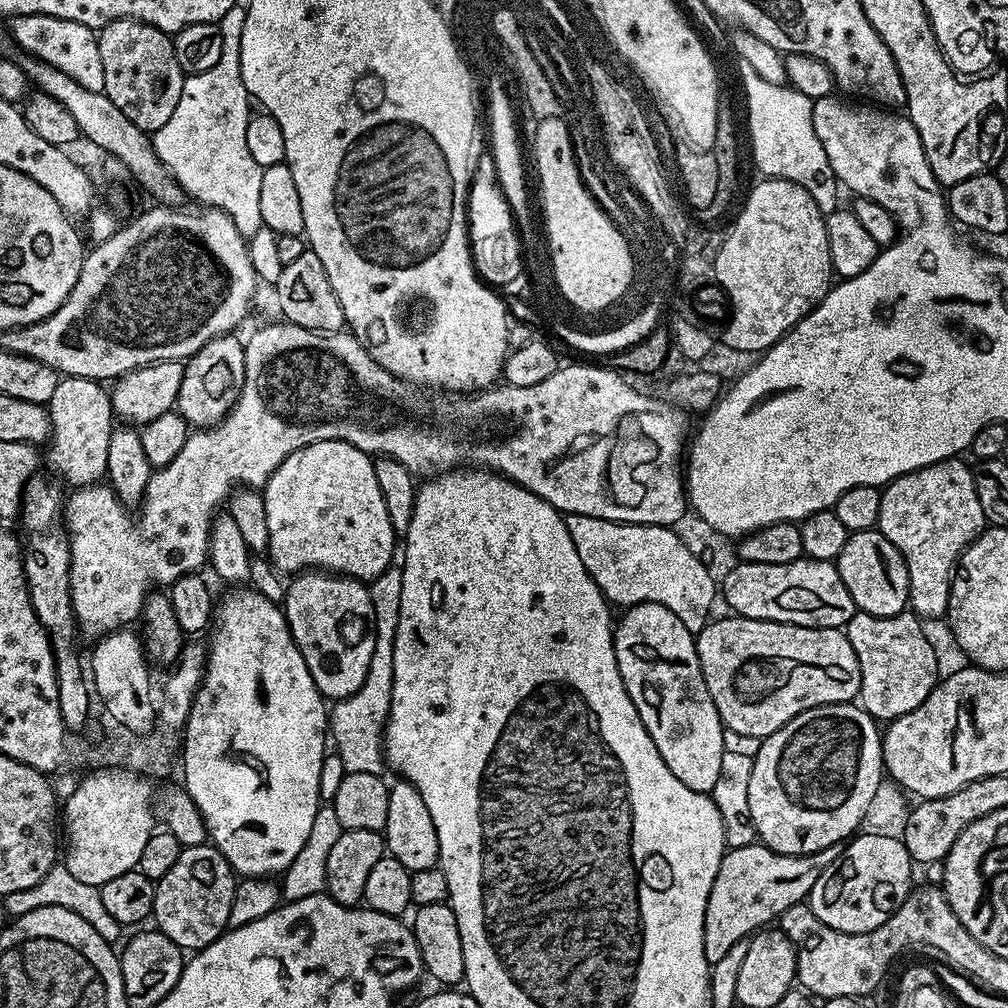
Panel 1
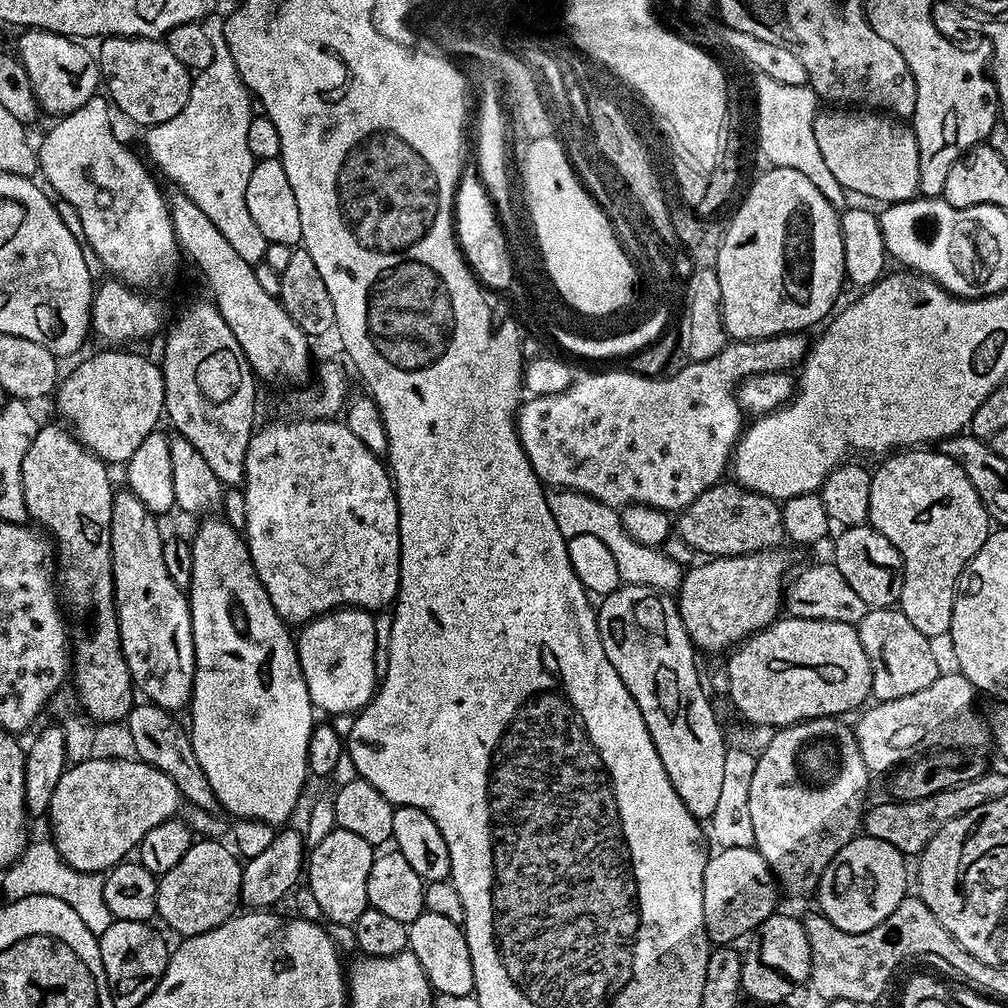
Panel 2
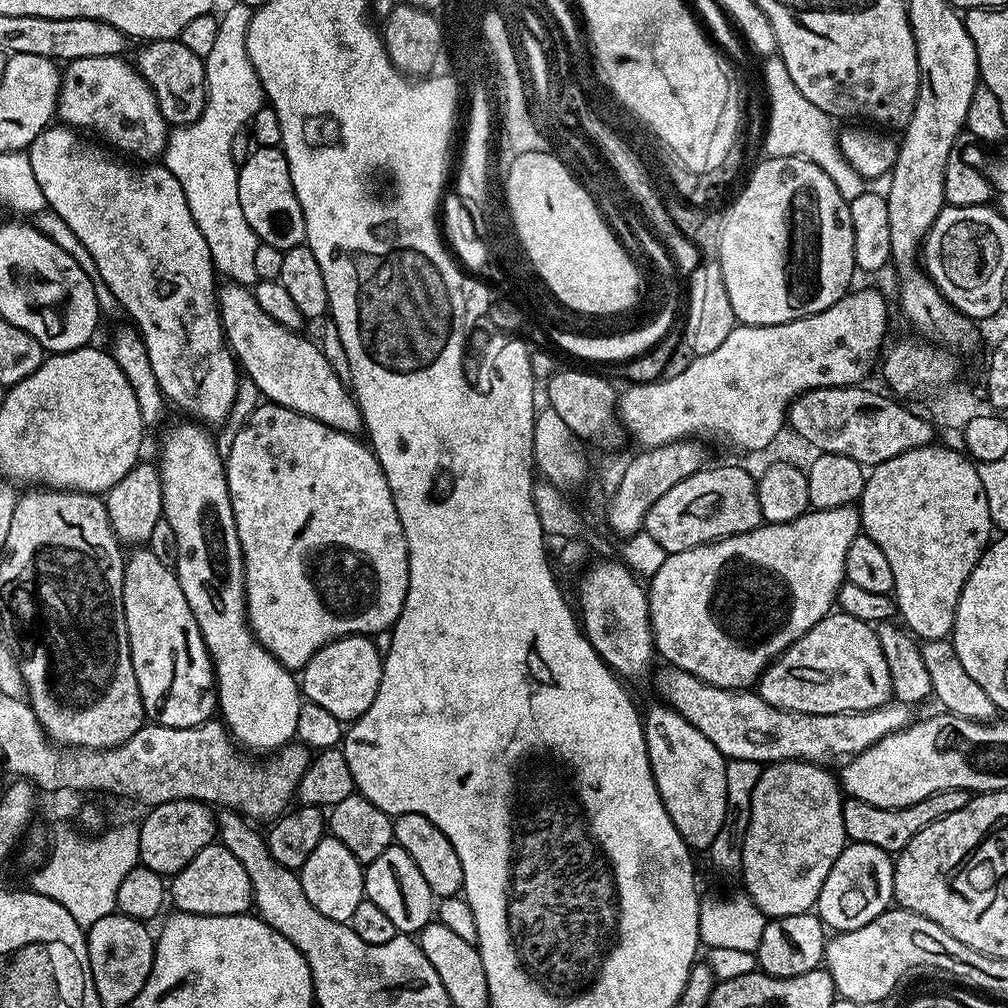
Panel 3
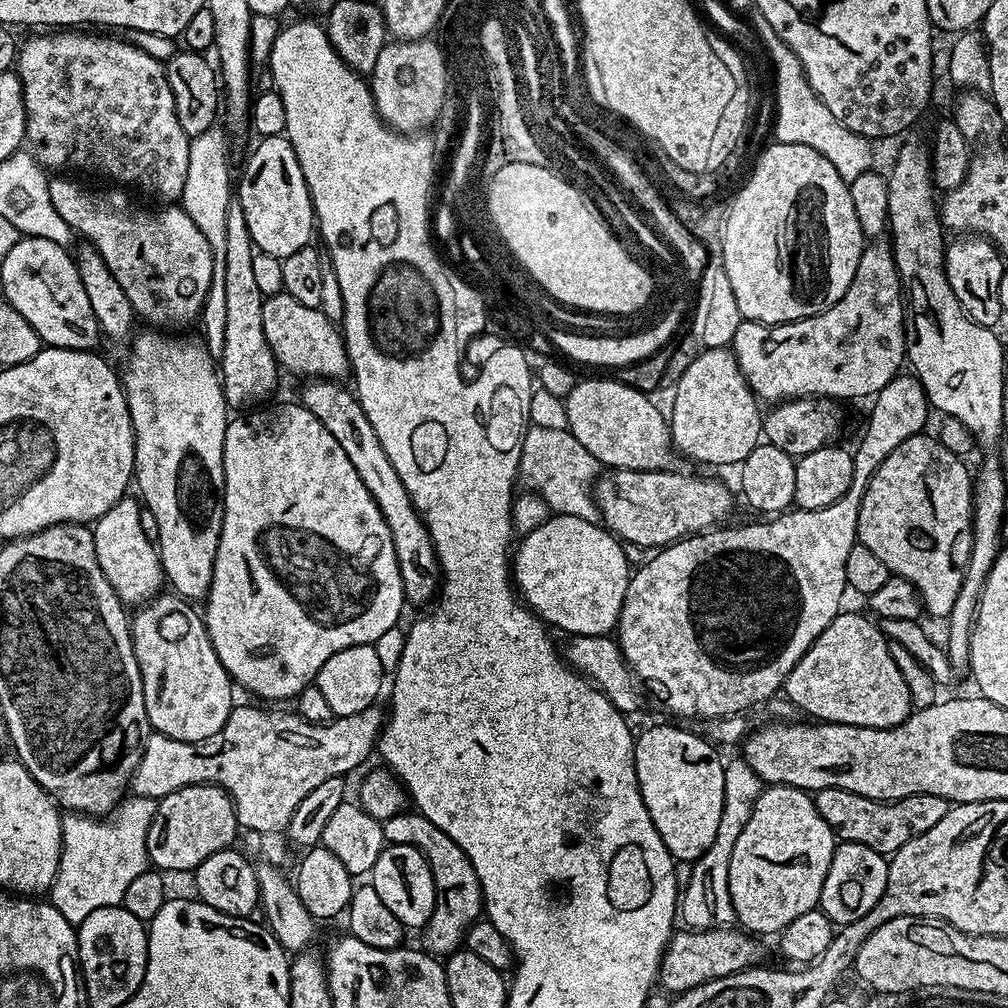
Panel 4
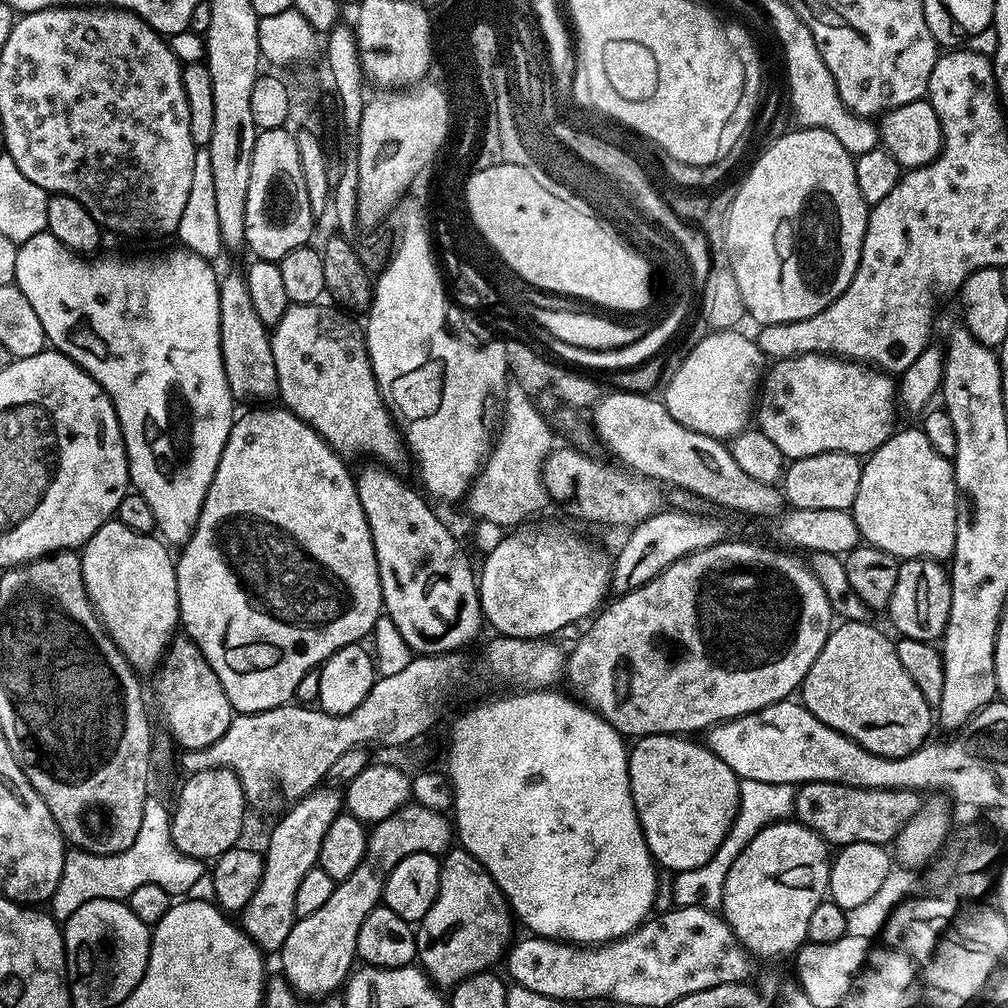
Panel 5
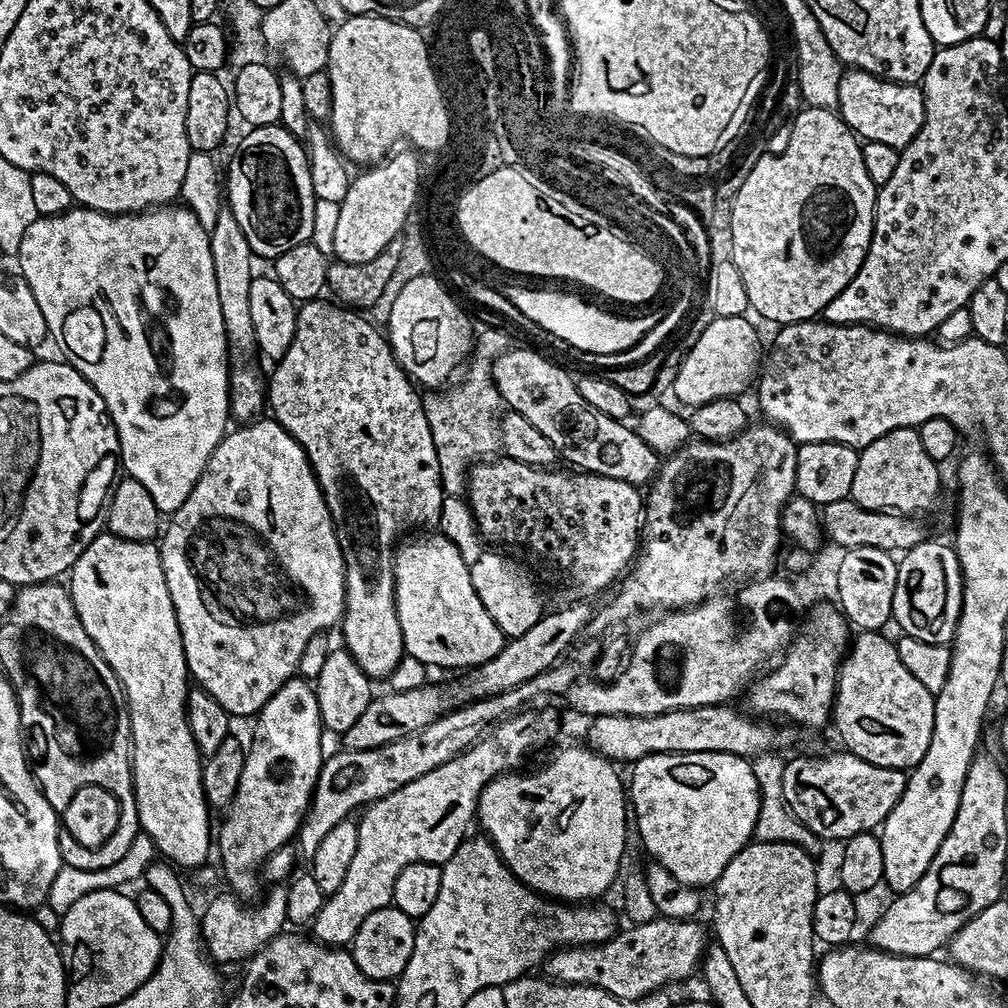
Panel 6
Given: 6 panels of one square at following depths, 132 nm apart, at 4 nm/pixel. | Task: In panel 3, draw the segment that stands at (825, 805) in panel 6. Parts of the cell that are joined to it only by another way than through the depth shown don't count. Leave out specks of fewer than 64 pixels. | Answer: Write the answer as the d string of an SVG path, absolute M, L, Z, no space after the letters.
M942 790L938 794L930 794L930 798L922 798L922 802L914 802L909 808L879 808L870 806L870 802L862 802L851 798L845 799L842 812L845 837L854 844L873 844L883 852L898 854L918 834L918 830L926 830L934 822L946 818L946 814L954 814L954 810L962 810L972 801L973 793L966 790Z

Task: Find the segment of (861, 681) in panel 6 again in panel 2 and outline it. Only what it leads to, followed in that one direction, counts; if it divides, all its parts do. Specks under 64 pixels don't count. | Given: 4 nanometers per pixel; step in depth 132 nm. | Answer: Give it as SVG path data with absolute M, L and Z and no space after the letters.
M797 616L778 618L770 627L763 628L761 632L756 632L748 637L728 658L728 696L732 699L733 706L752 724L787 726L789 724L798 724L801 720L813 720L815 716L834 716L840 718L845 715L843 712L854 711L853 713L855 713L865 703L863 700L866 698L869 699L872 696L872 667L866 658L866 650L862 650L859 631L853 625L847 624L846 622L811 620L810 618L798 618Z

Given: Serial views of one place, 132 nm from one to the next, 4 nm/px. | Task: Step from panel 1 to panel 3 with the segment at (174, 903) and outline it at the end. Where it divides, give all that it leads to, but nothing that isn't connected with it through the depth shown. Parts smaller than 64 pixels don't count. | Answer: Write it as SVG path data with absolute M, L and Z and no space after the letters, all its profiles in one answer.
M213 842L206 845L186 866L170 880L170 900L179 911L207 916L242 916L253 907L252 883L246 866L230 854L223 844Z

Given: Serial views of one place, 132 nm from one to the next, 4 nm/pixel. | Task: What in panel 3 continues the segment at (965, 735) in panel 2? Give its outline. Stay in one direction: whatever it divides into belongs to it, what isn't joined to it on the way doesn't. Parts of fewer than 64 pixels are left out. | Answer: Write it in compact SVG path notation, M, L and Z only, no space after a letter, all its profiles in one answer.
M671 666L657 667L656 688L665 705L682 714L690 726L694 726L701 734L706 734L710 742L728 760L745 760L746 762L758 762L761 766L777 764L783 760L808 760L812 764L831 765L831 760L847 761L849 758L862 754L874 742L886 738L886 734L897 732L907 728L913 723L913 705L899 702L889 702L880 708L866 710L865 712L843 712L842 714L802 714L801 712L787 712L778 706L770 706L760 697L759 691L745 690L743 688L719 688L702 682L700 678L694 678L681 668Z

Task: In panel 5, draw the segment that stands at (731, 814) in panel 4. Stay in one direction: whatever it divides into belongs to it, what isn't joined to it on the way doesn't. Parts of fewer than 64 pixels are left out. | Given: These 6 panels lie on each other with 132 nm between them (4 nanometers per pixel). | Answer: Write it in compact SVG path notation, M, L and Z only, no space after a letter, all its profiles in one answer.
M740 780L740 804L736 808L736 817L732 819L732 824L728 828L728 832L724 836L724 840L716 850L712 857L702 866L691 868L685 872L675 873L672 884L672 896L677 905L681 908L689 908L690 906L698 906L699 908L719 909L724 903L724 883L726 882L726 874L730 870L730 866L734 862L734 858L738 858L738 854L742 854L742 850L746 848L748 843L754 838L754 834L758 834L765 825L782 820L793 815L796 807L796 788L790 784L779 784L778 782L756 782L754 780Z

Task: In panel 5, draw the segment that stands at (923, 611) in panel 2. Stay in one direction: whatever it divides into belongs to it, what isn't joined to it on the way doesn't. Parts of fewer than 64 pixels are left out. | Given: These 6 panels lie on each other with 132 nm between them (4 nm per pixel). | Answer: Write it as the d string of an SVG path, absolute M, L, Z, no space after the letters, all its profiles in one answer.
M919 427L905 432L893 431L882 446L878 446L863 461L862 478L858 482L858 498L854 498L851 514L858 526L865 545L886 550L891 556L904 560L947 561L956 541L956 513L958 493L956 491L956 469L949 457L938 454L930 446L930 438Z

